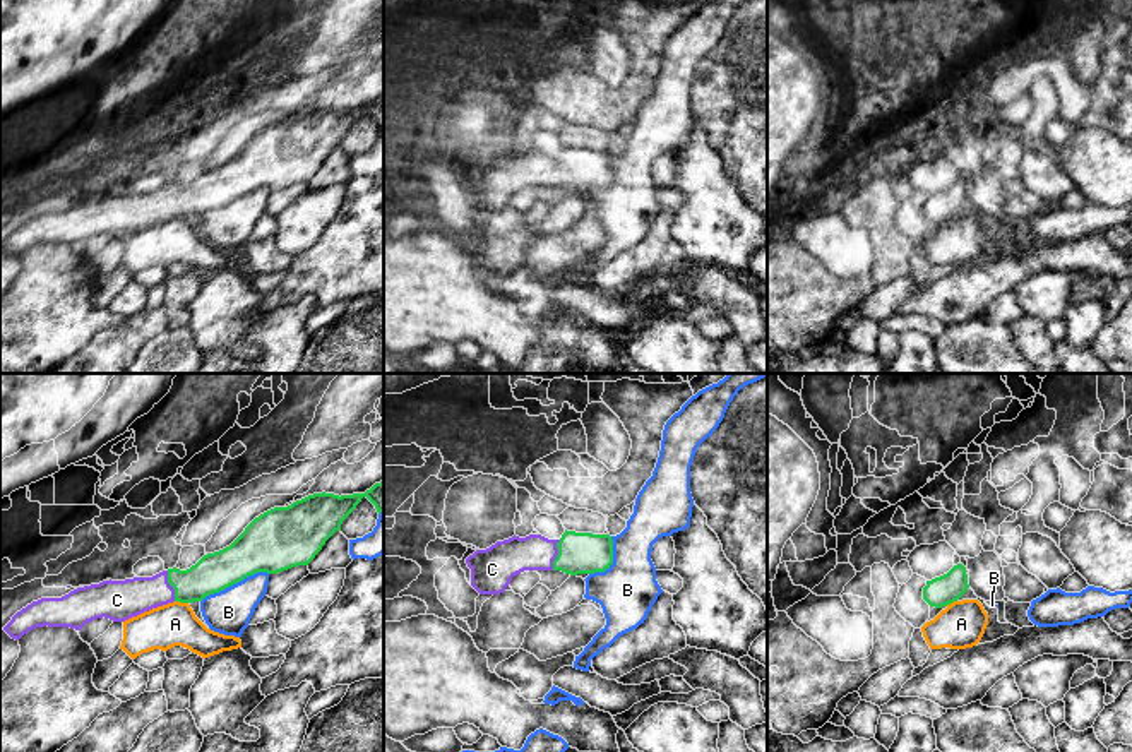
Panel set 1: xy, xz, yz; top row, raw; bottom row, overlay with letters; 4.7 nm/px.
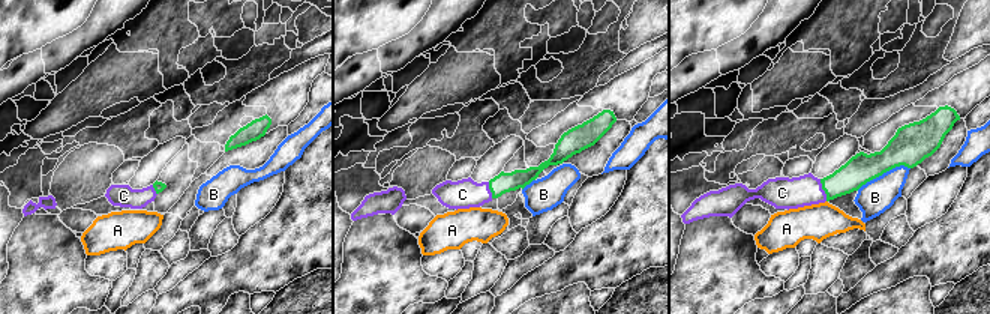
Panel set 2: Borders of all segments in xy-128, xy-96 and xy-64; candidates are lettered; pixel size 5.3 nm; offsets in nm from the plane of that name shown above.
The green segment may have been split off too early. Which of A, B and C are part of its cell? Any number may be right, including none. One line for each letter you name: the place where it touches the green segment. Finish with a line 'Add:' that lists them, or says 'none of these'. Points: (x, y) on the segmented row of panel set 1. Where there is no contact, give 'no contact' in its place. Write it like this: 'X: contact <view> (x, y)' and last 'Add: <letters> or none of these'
C: contact xy (170, 584)
Add: C

